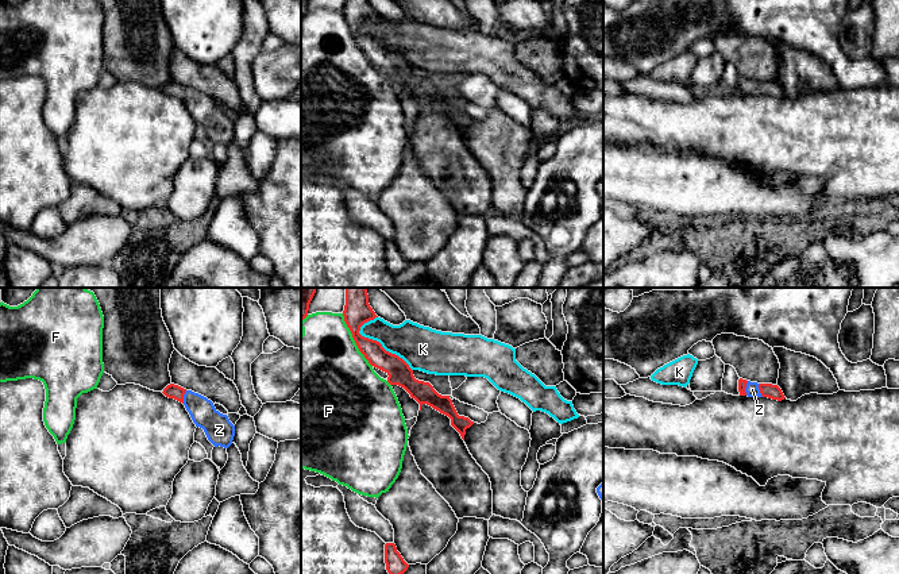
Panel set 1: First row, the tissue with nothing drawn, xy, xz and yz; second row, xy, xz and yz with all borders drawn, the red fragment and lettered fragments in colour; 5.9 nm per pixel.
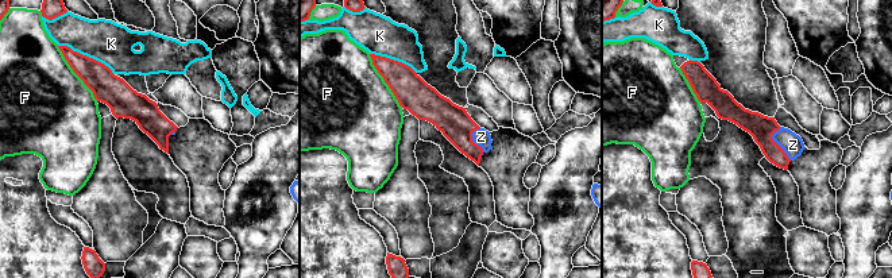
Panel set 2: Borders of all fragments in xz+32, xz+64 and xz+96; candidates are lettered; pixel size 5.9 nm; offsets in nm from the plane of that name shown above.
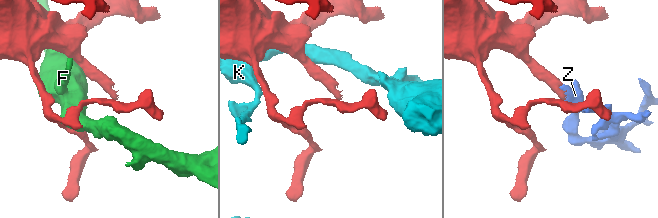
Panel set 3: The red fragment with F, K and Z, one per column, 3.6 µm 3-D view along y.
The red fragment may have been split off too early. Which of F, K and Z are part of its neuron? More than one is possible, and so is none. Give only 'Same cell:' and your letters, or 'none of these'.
Same cell: Z

